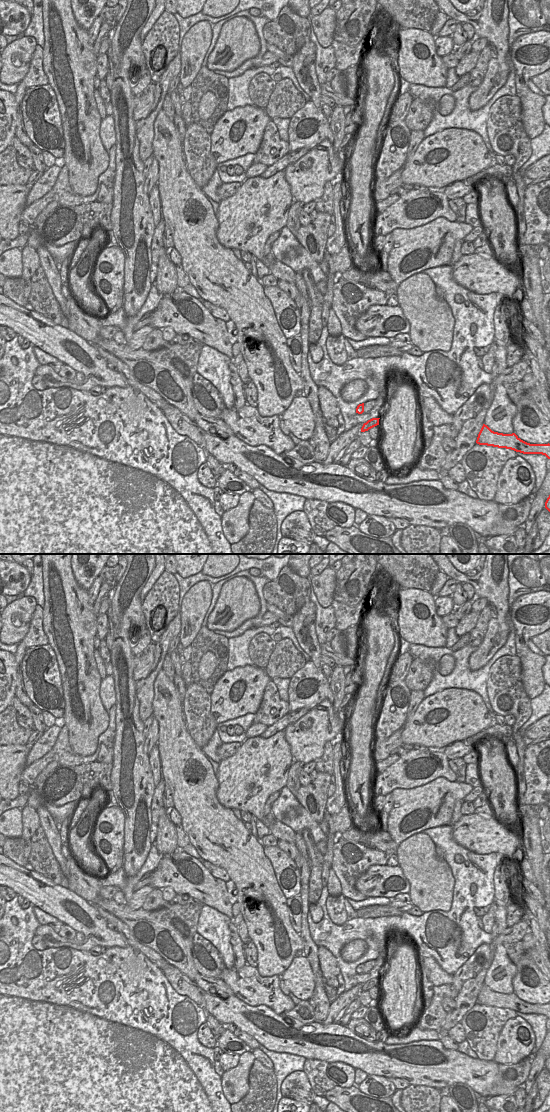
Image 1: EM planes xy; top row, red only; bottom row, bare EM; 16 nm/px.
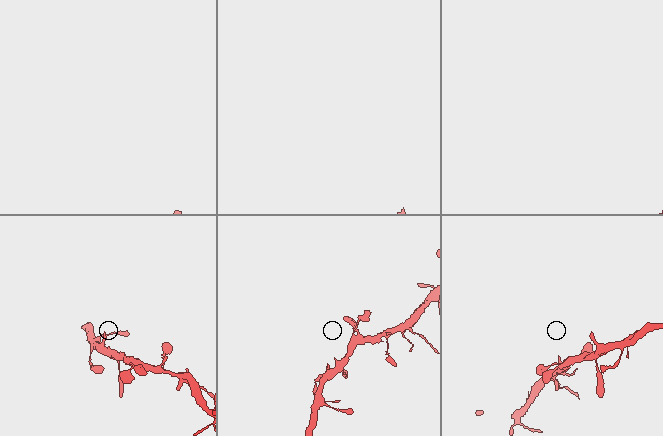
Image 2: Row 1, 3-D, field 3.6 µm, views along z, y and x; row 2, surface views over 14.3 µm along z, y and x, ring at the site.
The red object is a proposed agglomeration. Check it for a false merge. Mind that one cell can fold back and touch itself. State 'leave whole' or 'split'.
leave whole

